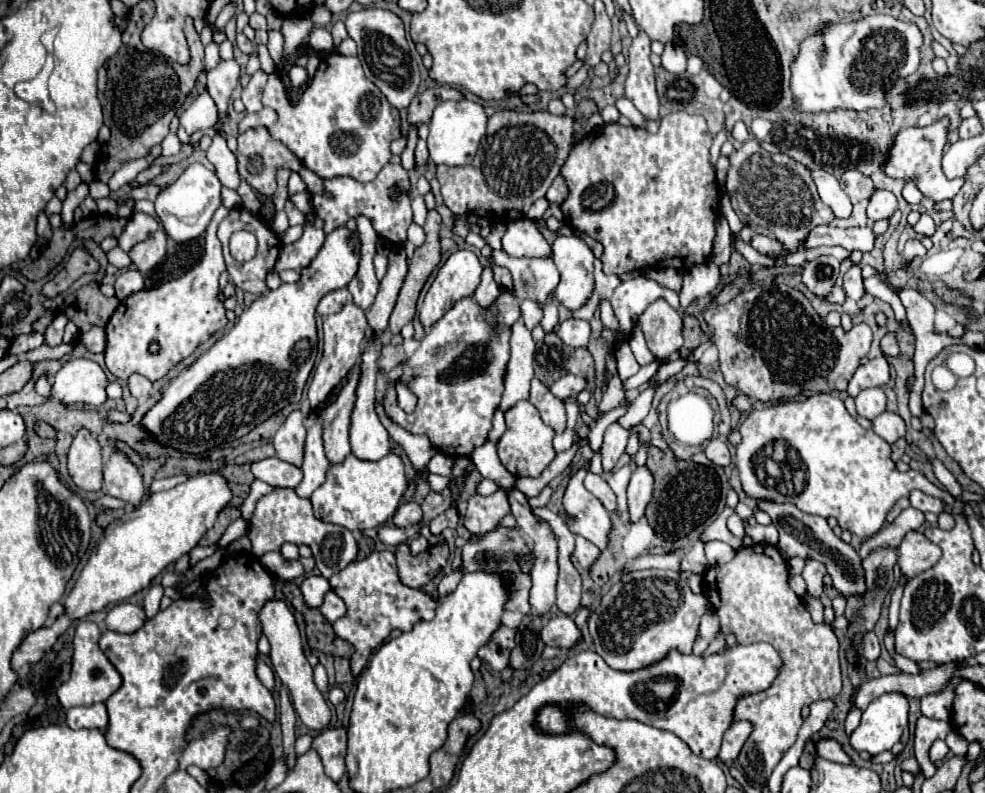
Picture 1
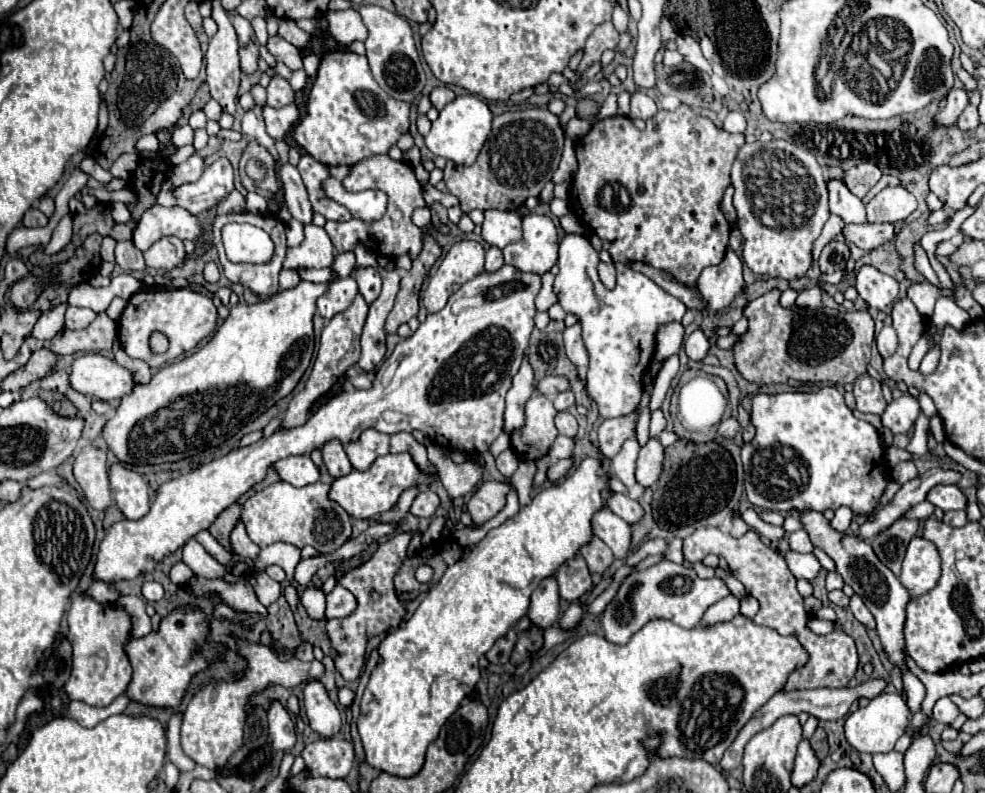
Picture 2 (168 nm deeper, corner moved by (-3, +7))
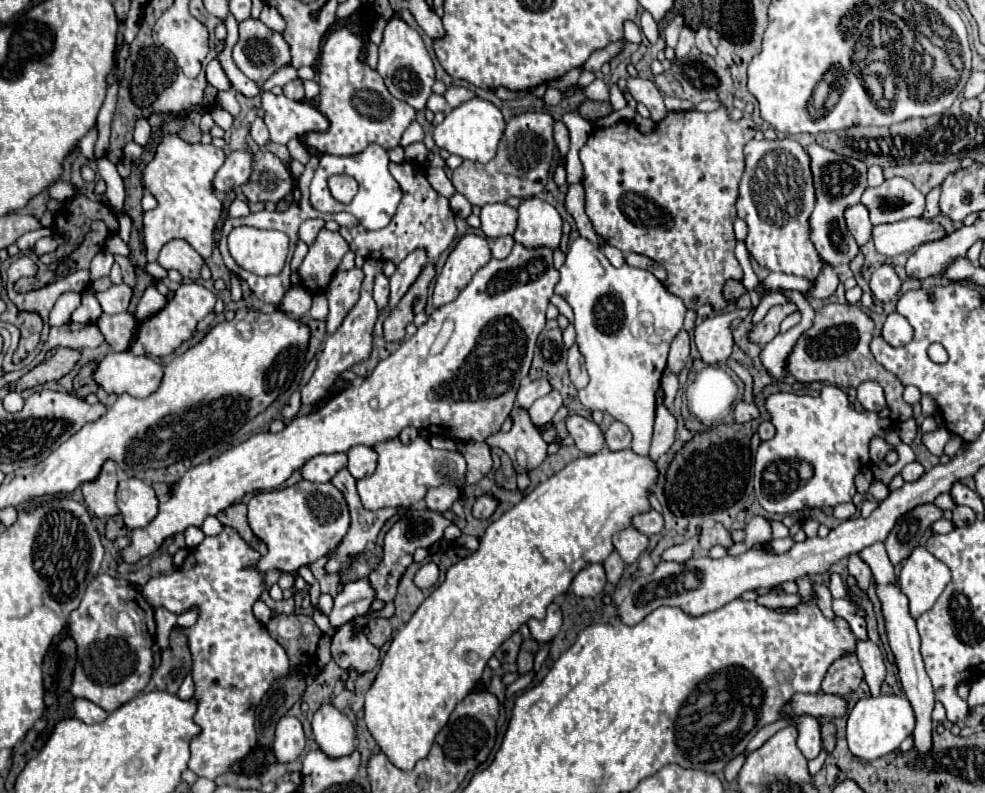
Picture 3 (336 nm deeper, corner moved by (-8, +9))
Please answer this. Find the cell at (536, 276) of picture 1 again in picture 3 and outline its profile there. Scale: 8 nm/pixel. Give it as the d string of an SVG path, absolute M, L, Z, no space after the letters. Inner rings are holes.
M526 198L518 206L518 228L514 240L524 248L556 250L562 238L562 218L558 210L538 198Z

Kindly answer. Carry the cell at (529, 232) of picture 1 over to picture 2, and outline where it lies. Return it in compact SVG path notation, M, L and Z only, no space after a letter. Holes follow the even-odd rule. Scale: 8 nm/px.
M487 210L483 220L481 236L491 246L507 246L511 242L517 242L521 238L519 230L519 214L517 210L505 212L505 210Z

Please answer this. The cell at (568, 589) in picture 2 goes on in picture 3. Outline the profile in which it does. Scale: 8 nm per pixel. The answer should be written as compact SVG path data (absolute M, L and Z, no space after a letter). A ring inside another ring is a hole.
M590 564L584 568L584 572L576 574L576 580L572 580L572 592L576 596L598 596L606 586L606 574L602 564Z

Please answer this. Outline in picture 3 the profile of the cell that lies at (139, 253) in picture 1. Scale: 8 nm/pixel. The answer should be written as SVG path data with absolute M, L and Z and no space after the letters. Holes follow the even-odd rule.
M170 240L160 250L158 264L166 270L170 270L170 268L178 270L184 278L198 280L204 260L186 240Z

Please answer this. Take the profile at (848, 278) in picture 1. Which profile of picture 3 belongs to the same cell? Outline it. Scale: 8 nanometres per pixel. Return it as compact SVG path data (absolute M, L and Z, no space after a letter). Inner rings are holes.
M882 264L872 272L870 290L878 302L882 302L882 304L892 302L898 296L900 286L902 286L902 280L898 278L898 274L894 272L894 268L890 264Z

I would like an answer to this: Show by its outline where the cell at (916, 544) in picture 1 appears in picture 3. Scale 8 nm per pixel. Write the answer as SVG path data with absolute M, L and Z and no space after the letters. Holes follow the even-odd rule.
M918 546L902 566L900 588L910 600L910 614L918 618L930 610L950 580L948 566Z

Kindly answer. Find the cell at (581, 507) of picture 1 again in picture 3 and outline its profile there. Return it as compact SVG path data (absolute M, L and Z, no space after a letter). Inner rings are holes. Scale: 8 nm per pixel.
M630 526L630 528L616 532L616 536L612 538L612 544L618 550L618 554L622 556L622 560L626 564L632 564L648 548L648 538Z

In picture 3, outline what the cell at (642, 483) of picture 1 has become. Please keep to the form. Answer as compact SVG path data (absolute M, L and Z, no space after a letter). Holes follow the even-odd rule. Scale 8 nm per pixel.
M660 404L656 408L656 422L654 422L654 436L652 436L652 446L648 452L650 460L658 460L662 454L666 454L674 442L674 432L676 432L676 420L674 416Z

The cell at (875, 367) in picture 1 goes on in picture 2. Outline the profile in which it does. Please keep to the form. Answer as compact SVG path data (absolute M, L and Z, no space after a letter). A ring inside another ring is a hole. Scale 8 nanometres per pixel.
M889 324L883 326L883 330L877 334L875 342L877 342L877 348L879 348L883 358L891 356L897 350L897 332L895 332L895 328L889 326Z

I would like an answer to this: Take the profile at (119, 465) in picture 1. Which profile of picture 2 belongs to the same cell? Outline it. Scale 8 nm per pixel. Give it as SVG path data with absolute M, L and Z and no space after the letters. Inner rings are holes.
M113 464L109 480L113 500L127 520L139 520L149 512L149 484L145 476L121 464Z

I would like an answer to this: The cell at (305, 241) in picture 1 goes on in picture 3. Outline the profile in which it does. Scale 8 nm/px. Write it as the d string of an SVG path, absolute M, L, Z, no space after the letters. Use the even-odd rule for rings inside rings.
M322 228L314 244L310 244L306 258L298 268L302 286L312 294L324 292L346 252L348 252L346 240L338 232Z

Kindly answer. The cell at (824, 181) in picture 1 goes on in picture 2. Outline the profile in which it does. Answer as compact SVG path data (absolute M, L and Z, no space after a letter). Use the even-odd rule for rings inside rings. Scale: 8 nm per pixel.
M831 180L831 182L827 182L827 188L829 188L829 210L831 210L831 214L837 214L845 224L867 222L863 202L855 194L851 194L843 182Z

